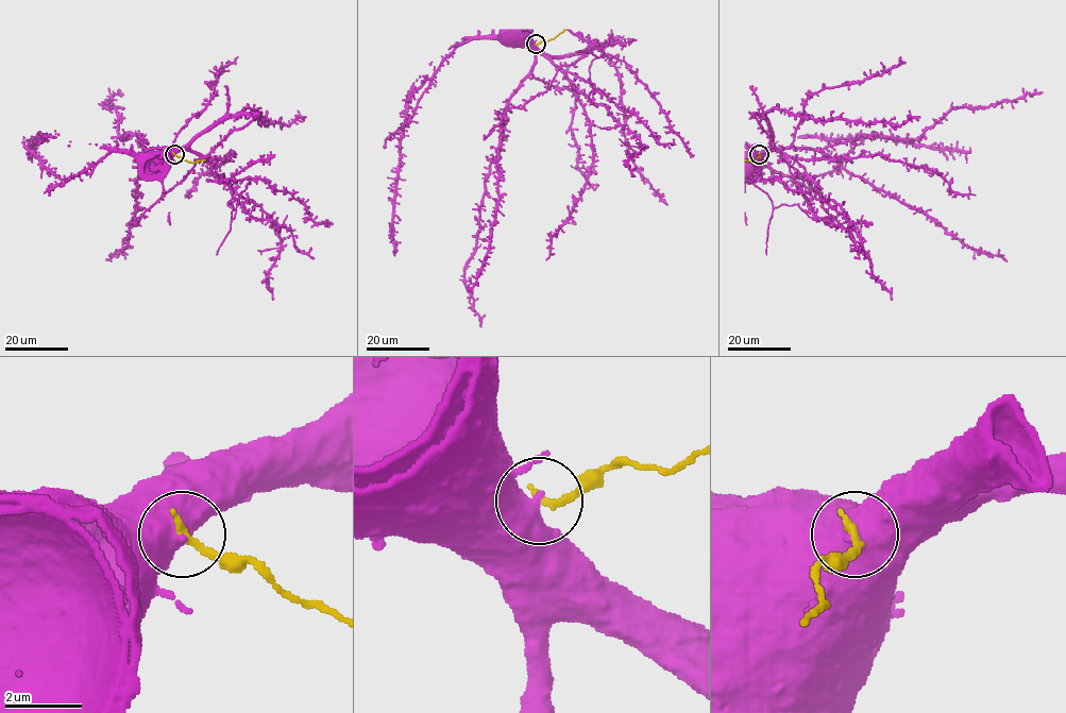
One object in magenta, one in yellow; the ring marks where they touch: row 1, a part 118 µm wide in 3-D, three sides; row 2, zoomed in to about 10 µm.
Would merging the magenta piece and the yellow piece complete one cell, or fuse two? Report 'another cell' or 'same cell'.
another cell

